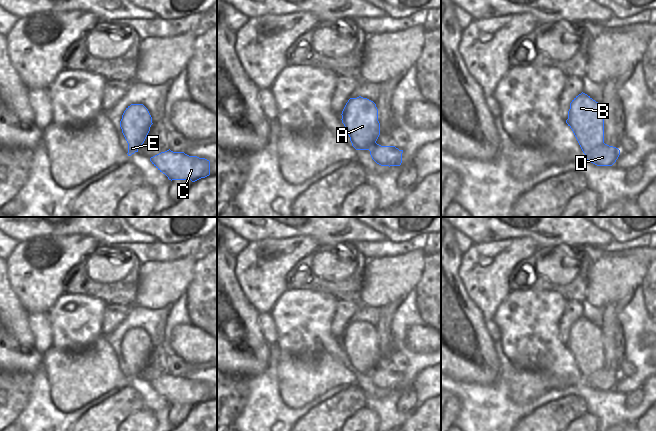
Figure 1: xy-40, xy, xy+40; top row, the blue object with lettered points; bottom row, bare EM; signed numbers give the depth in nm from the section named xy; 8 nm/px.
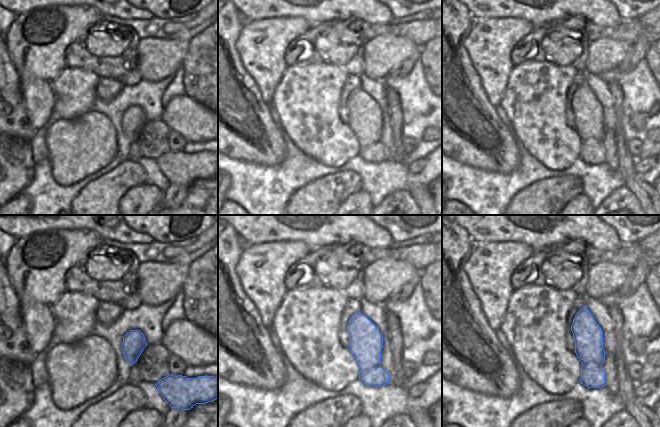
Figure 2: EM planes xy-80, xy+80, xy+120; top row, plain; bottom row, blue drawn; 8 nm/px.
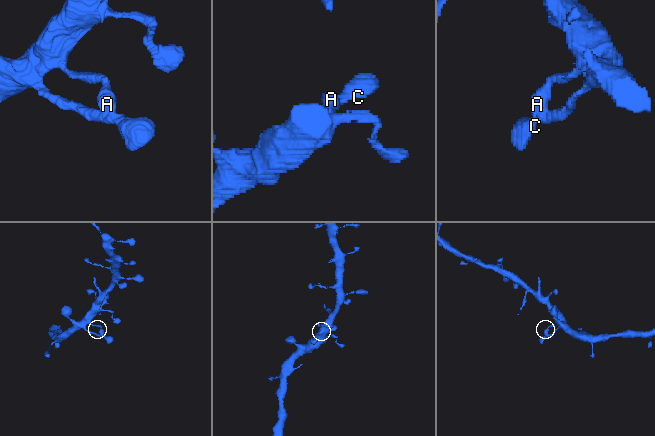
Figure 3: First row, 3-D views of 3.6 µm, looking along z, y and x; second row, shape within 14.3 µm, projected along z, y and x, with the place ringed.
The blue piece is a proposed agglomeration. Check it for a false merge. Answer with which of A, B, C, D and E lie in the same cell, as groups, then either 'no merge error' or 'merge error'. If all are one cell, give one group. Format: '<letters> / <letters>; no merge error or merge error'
A B C D E; no merge error

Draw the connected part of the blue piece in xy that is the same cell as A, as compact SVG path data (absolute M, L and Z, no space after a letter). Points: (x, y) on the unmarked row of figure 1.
M361 320L350 322L342 335L342 347L356 374L369 374L372 383L381 390L400 390L403 374L376 367L380 359L376 328Z

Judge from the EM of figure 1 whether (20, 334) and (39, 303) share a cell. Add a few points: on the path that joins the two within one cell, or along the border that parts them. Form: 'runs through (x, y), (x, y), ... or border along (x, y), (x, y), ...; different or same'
border along (16, 294), (29, 314); different

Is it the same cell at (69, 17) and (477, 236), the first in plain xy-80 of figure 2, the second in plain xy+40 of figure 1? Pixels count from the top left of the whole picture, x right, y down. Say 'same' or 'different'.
different

